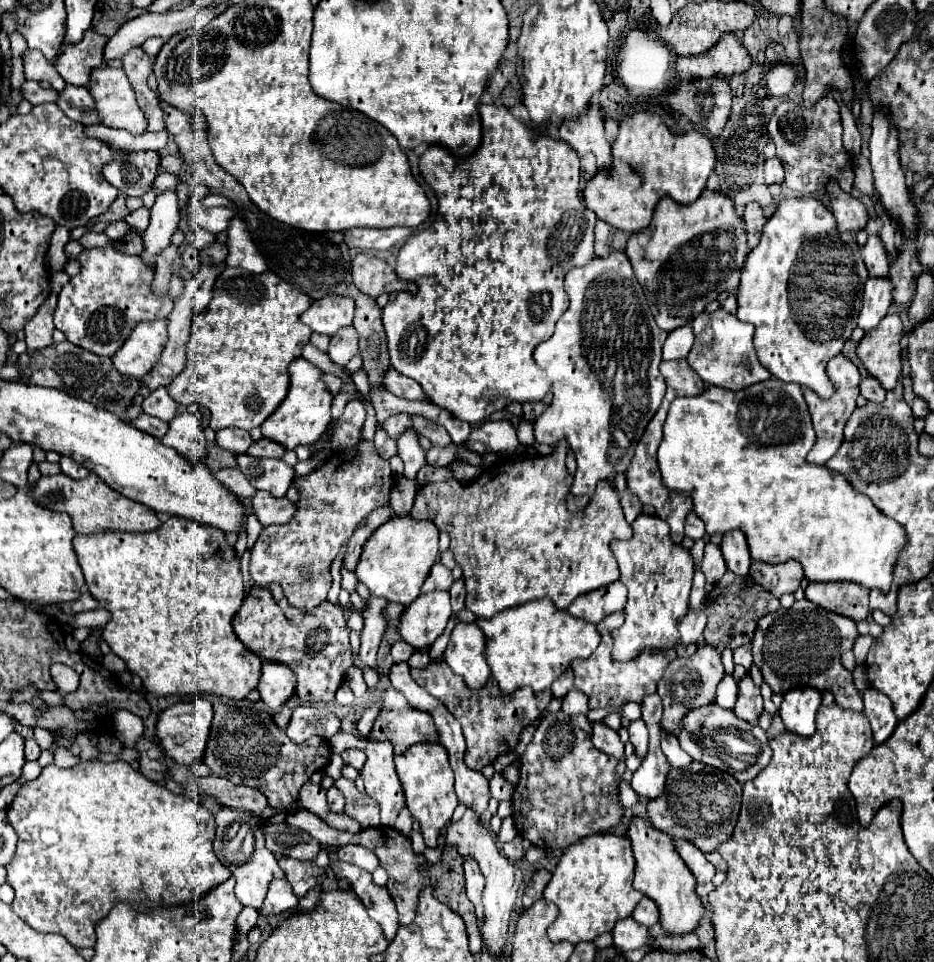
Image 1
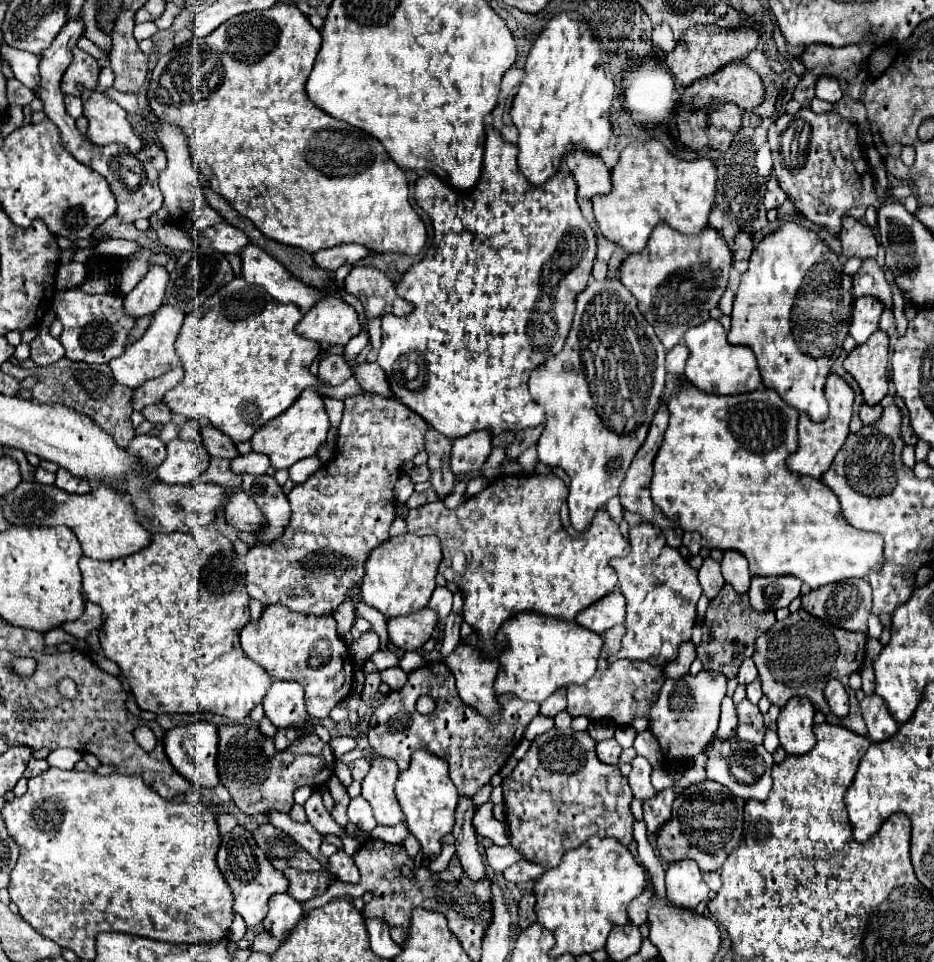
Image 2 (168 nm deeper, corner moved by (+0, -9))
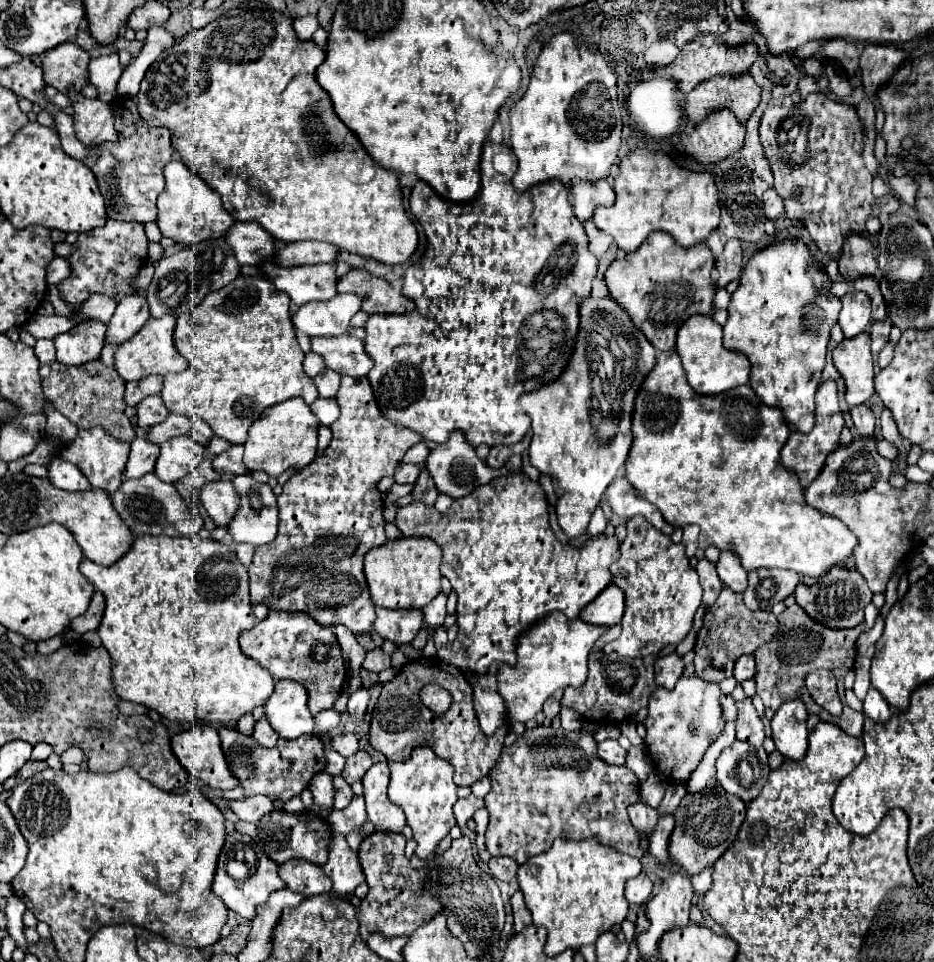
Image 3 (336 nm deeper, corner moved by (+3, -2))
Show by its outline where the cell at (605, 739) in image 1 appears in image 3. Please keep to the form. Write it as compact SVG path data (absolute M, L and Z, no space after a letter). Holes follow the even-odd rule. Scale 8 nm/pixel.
M606 739L598 745L598 757L602 757L602 761L608 765L624 765L626 751L618 745L616 739Z

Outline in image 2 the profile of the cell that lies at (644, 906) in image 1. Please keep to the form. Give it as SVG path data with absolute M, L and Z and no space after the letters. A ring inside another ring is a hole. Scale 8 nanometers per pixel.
M647 888L647 890L643 890L643 894L637 896L637 898L629 904L629 908L627 908L627 912L629 912L629 922L633 922L635 926L641 926L641 924L647 922L647 904L649 904L649 898L651 898L651 890Z

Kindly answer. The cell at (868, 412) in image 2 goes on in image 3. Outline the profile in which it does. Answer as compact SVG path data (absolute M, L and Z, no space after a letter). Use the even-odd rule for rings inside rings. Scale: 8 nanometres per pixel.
M860 405L860 435L868 437L874 433L874 415L868 405Z

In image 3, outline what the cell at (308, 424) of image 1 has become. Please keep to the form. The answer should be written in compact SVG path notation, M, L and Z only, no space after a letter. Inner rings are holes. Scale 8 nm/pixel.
M282 401L254 425L250 425L248 441L244 443L244 465L248 471L264 471L270 477L280 477L288 469L304 469L316 457L316 437L318 437L318 419L304 401Z

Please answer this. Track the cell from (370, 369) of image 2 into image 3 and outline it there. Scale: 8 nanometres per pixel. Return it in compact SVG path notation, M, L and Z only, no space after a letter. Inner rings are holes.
M310 337L310 351L322 355L326 369L340 373L342 377L366 377L370 371L370 357L366 357L366 351L356 337Z

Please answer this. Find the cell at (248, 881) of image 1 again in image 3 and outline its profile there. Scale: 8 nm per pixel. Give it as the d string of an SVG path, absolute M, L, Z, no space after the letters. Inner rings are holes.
M264 853L258 855L256 869L246 881L234 881L226 873L224 865L226 857L222 857L218 863L212 883L212 893L218 895L228 905L228 909L232 909L234 913L238 913L248 921L254 919L256 909L268 901L270 893L286 887L286 883L278 875L278 865Z

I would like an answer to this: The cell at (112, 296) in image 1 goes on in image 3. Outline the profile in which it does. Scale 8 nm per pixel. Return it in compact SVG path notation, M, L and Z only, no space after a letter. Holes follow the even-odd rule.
M86 319L74 325L68 333L54 339L56 361L64 365L84 365L88 361L100 359L104 347L106 325L102 321Z

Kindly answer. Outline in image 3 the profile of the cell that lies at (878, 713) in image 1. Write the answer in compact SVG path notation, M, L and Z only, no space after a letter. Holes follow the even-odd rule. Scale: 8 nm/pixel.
M870 687L868 695L864 699L864 713L874 721L888 721L892 715L892 709L890 709L888 701L874 687Z

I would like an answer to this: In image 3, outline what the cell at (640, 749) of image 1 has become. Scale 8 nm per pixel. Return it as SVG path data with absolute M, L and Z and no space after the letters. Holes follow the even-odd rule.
M636 803L628 809L628 815L630 815L630 821L634 825L634 829L638 831L638 837L640 837L640 847L644 851L648 851L650 847L650 833L654 831L656 823L658 823L658 815L656 815L656 809L652 807L646 807L644 803Z

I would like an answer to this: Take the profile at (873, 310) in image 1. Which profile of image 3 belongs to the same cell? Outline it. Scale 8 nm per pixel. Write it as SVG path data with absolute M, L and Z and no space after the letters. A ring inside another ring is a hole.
M850 291L842 299L842 311L838 315L838 325L846 339L862 333L870 323L870 297L862 291Z

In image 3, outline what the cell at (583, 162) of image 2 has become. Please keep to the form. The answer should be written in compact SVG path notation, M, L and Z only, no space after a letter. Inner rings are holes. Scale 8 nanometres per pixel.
M578 181L570 191L574 195L574 215L578 221L590 221L596 207L614 205L614 191L608 181L598 181L598 185L586 185L586 181Z

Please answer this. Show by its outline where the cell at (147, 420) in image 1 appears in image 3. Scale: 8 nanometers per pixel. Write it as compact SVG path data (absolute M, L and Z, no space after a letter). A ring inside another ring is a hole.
M132 439L130 443L130 455L126 463L126 477L138 479L146 473L154 471L154 463L158 459L158 447L146 439Z

